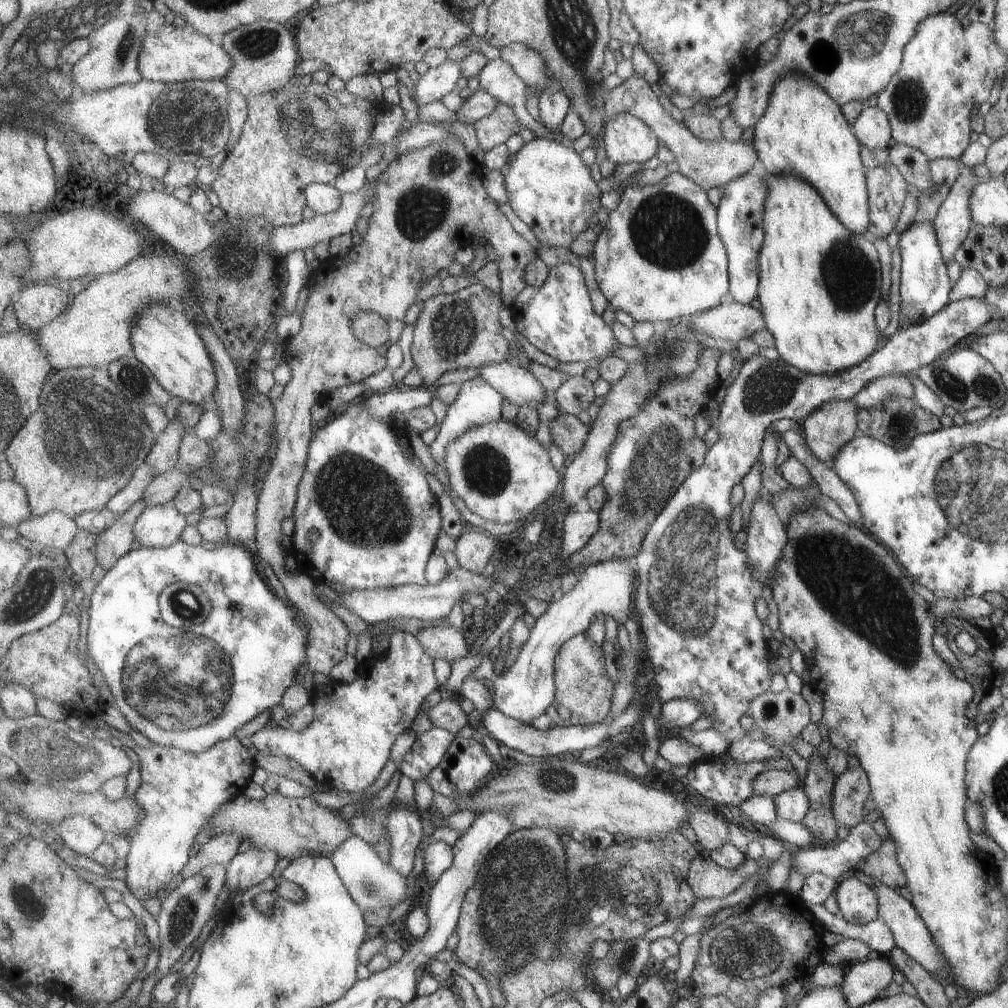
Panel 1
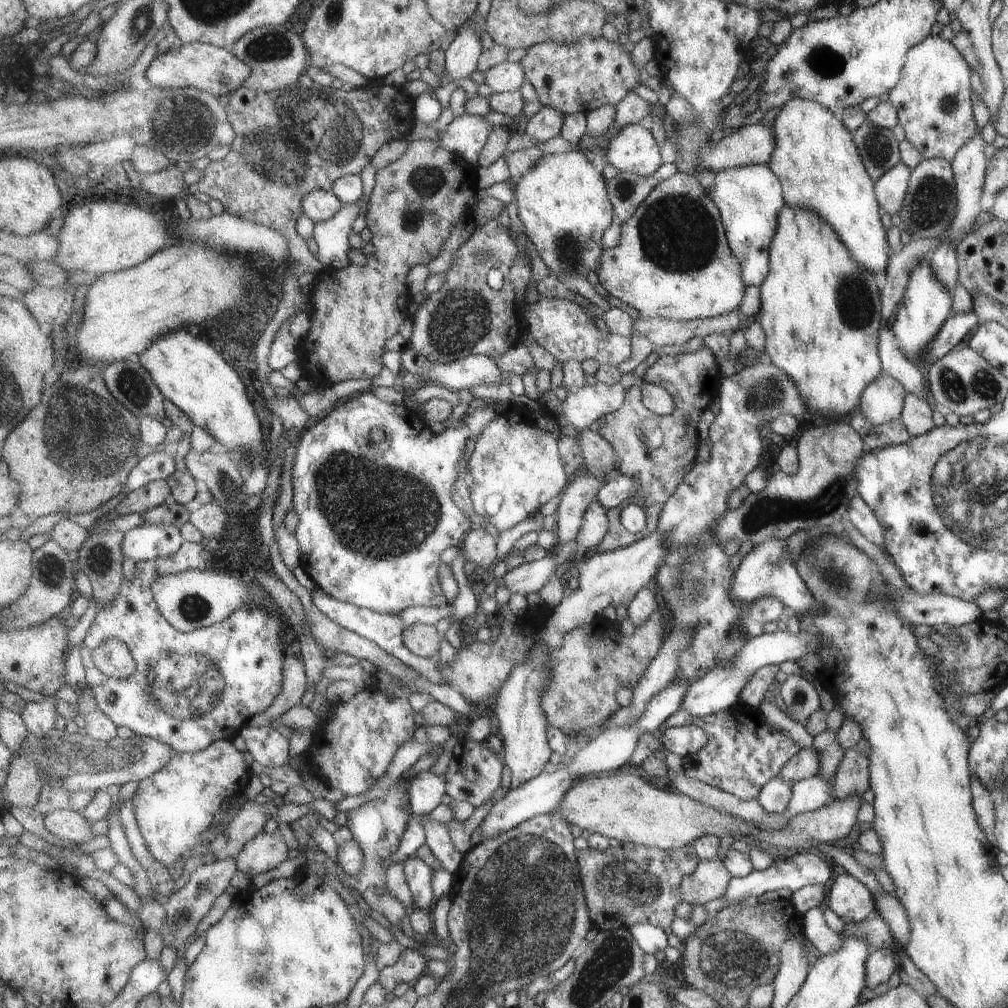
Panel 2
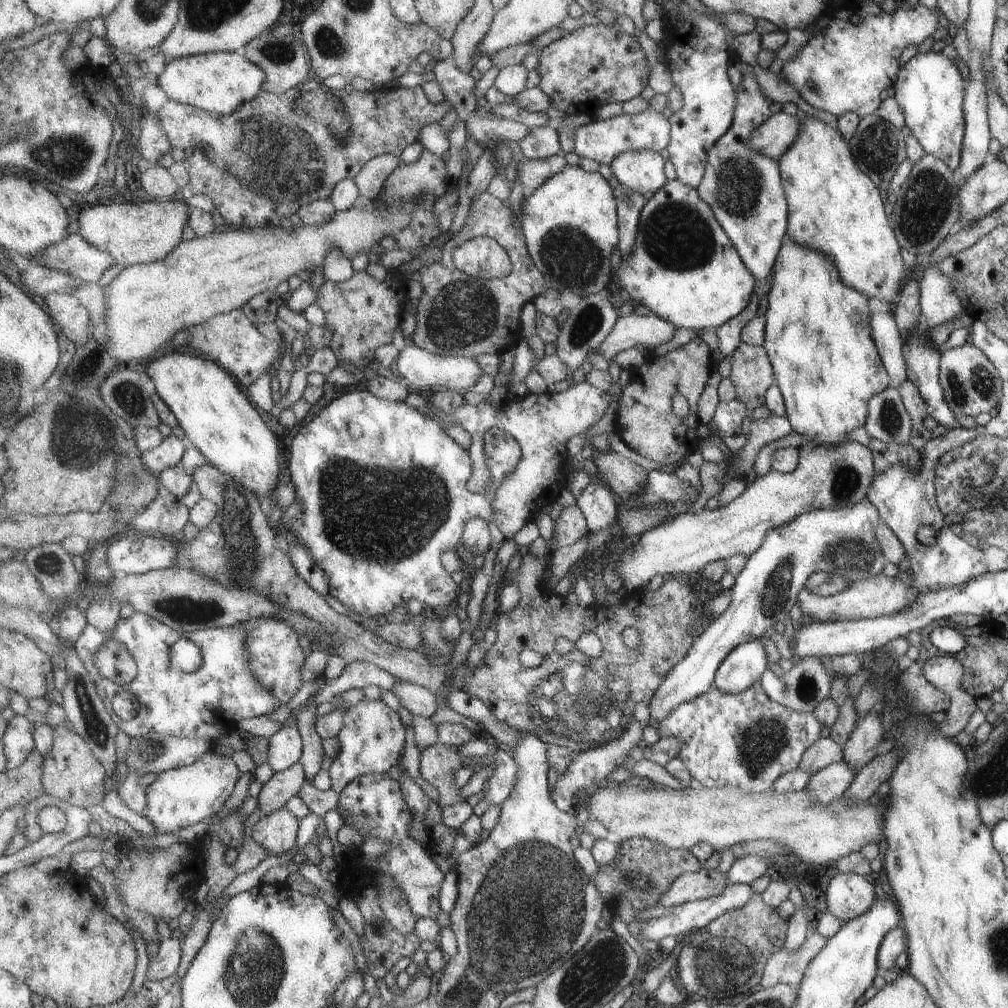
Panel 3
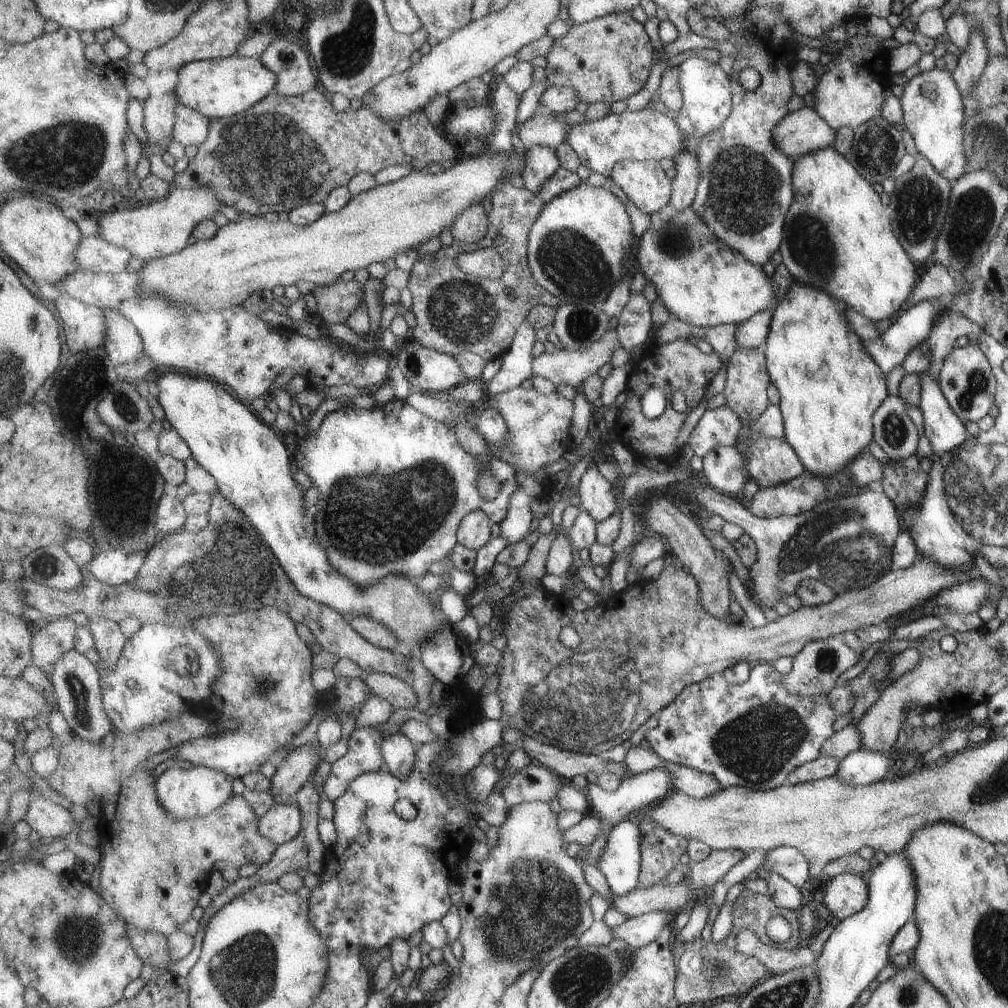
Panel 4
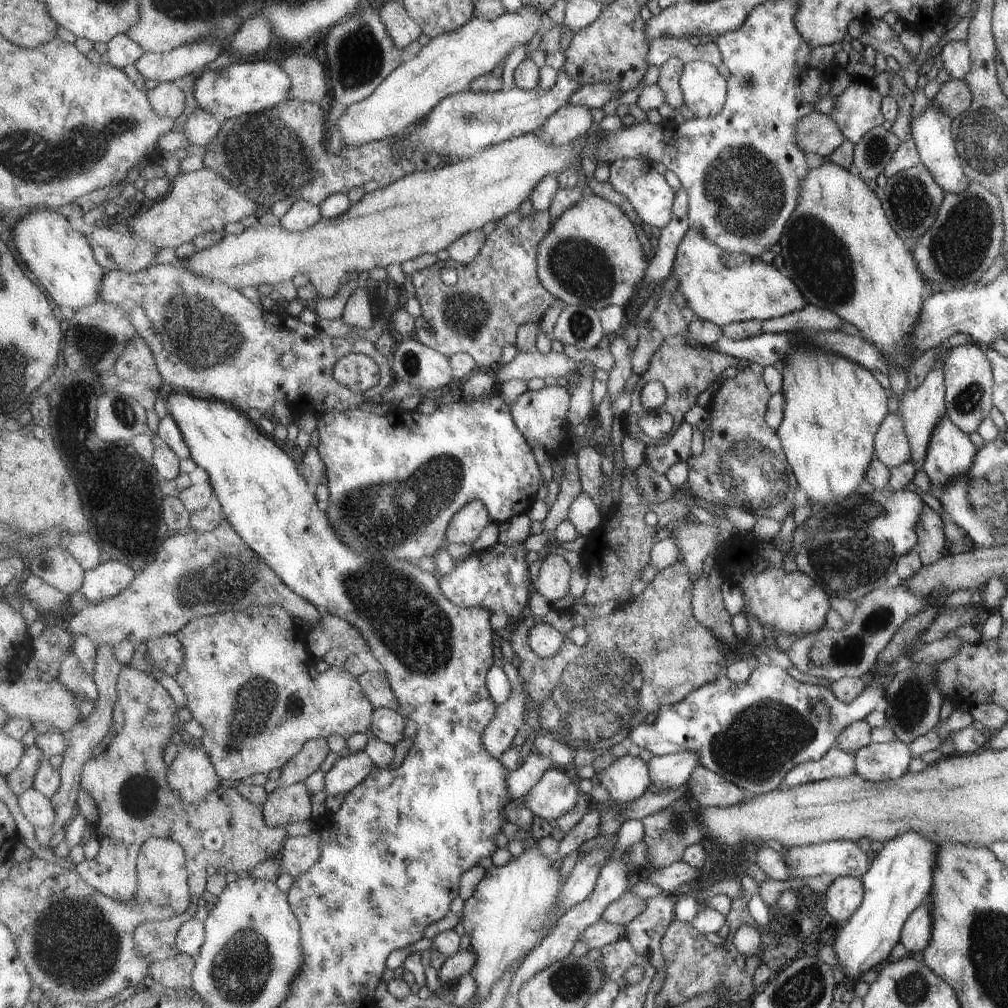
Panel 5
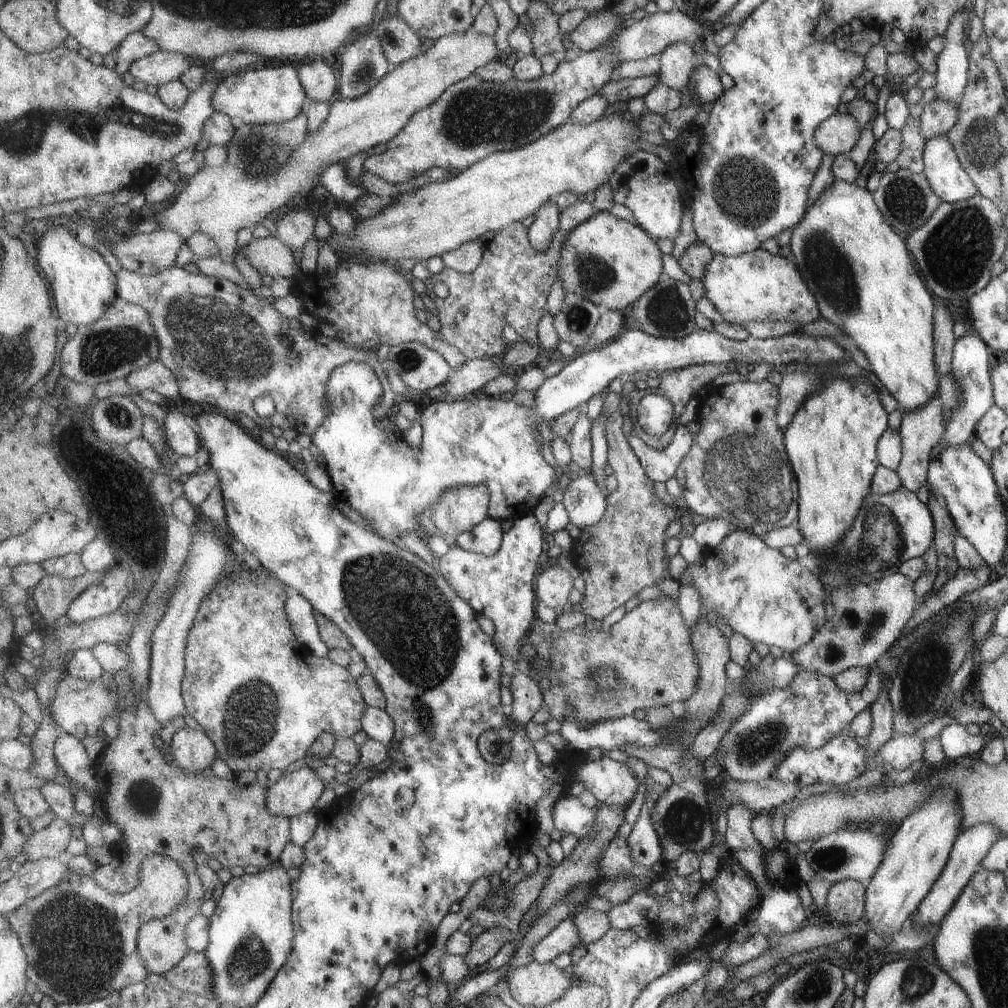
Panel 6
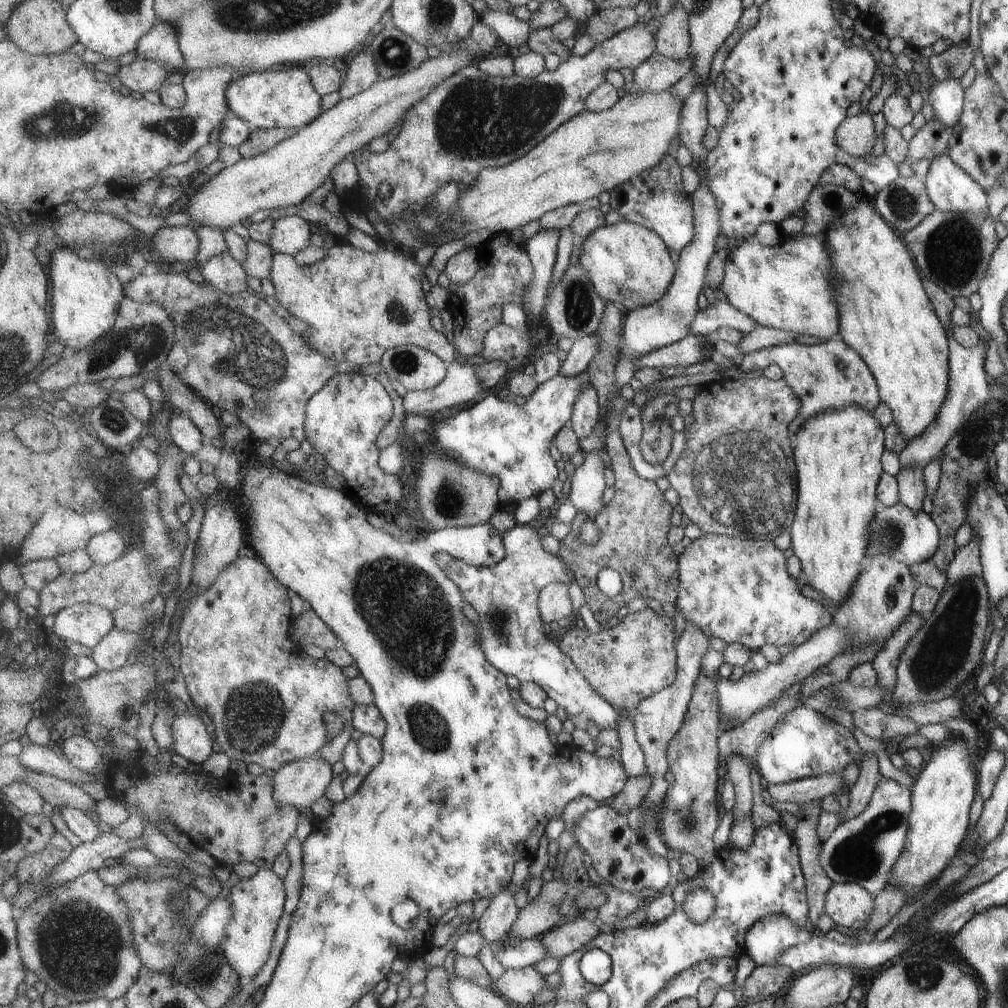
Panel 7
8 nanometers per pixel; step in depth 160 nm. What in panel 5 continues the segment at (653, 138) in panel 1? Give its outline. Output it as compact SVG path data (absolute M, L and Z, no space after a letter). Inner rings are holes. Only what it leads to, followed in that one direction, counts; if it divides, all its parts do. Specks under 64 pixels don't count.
M619 158L610 165L609 183L613 189L625 196L642 222L657 227L661 231L670 224L673 218L673 204L677 198L675 190L667 182L668 176L661 174L652 166L652 162L637 158Z

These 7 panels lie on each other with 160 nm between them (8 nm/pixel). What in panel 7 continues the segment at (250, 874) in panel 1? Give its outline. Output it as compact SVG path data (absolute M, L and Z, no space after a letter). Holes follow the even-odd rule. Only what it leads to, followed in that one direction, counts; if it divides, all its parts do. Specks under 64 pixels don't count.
M309 757L300 761L286 764L275 772L274 797L282 805L291 805L298 809L311 808L313 803L325 797L325 790L333 780L333 766L325 760Z

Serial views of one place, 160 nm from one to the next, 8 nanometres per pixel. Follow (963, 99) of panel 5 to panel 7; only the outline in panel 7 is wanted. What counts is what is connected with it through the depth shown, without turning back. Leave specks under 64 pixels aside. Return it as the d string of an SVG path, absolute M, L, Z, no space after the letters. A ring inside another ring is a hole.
M935 117L925 121L908 141L908 151L904 163L908 166L919 159L935 158L948 150L948 140L951 138L950 128L941 124Z

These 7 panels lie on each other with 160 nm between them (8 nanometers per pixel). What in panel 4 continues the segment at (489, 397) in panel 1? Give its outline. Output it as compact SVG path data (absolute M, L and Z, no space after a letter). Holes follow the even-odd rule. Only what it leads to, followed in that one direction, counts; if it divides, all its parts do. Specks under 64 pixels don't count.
M392 400L386 406L375 406L369 410L365 408L357 408L351 404L345 404L339 410L335 410L328 413L323 419L319 428L310 436L304 437L302 435L304 446L298 456L298 468L305 470L311 480L313 480L313 487L321 494L321 502L317 504L319 512L315 514L317 516L317 530L319 530L319 536L321 536L321 544L325 546L325 550L329 552L329 560L333 562L333 565L337 569L340 569L345 576L349 576L357 586L361 588L369 588L369 586L375 586L377 582L381 582L383 578L391 576L391 574L401 574L401 576L407 576L407 578L415 579L417 576L423 576L425 572L428 572L428 566L435 564L438 561L448 560L449 555L452 553L453 548L457 547L457 530L461 527L461 522L465 519L465 516L471 514L475 510L483 510L491 521L491 524L502 525L507 519L509 504L513 496L517 494L517 488L519 485L518 469L513 464L512 460L502 460L499 457L491 458L491 460L481 460L481 456L473 456L469 454L463 446L459 443L457 438L457 432L455 428L451 428L449 424L445 422L439 422L431 416L427 416L423 412L419 412L413 408L411 404L406 401ZM485 470L499 482L499 494L494 500L487 500L483 494L481 494L480 485L477 484L477 480L481 480L481 476L485 476Z

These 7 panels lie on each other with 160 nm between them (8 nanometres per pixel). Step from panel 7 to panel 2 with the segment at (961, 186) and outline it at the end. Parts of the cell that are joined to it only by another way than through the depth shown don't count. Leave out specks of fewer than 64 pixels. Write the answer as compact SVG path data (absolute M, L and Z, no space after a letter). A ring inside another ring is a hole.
M929 34L927 39L915 44L907 53L904 68L901 68L899 83L888 92L888 102L895 106L898 124L905 131L905 139L921 154L922 159L942 159L950 163L956 153L972 139L977 131L971 114L971 88L969 88L971 70L965 60L959 56L953 44L944 40L940 34Z

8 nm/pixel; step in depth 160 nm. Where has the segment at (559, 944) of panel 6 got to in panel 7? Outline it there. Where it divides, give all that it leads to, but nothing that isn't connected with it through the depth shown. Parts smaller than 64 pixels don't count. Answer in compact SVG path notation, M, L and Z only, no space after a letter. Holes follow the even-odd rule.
M540 937L525 939L522 944L510 946L506 943L495 959L506 969L522 969L545 960L549 951Z

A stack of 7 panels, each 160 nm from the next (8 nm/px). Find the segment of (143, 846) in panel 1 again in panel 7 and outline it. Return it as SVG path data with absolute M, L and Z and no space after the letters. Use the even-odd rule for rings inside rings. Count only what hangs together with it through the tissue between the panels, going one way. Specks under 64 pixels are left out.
M189 711L179 715L173 723L173 736L174 750L189 762L203 764L214 753L215 742L213 742L212 727L200 712L196 716L191 715Z

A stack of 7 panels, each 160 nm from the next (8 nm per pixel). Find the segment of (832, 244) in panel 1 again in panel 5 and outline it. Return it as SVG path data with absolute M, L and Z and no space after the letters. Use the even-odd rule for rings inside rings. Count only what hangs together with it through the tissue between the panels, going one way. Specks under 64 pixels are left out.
M793 348L782 362L780 390L785 396L784 418L780 420L776 434L788 464L796 474L805 502L811 505L812 510L823 510L848 499L864 480L865 472L875 457L876 433L887 416L886 390L879 386L867 368L837 354L814 348Z

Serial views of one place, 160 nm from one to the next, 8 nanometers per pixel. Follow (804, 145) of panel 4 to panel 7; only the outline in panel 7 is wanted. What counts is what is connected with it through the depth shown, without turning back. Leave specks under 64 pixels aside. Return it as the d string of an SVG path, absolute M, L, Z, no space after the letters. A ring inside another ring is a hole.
M860 111L856 116L843 117L836 128L834 140L849 156L863 157L867 155L875 142L875 131L871 115Z

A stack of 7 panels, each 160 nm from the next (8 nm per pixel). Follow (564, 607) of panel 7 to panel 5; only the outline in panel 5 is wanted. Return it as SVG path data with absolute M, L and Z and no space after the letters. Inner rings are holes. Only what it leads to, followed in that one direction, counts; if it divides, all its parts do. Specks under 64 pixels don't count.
M551 549L537 572L534 590L545 597L550 604L557 599L565 598L570 594L573 571L571 564L561 555L561 551Z

